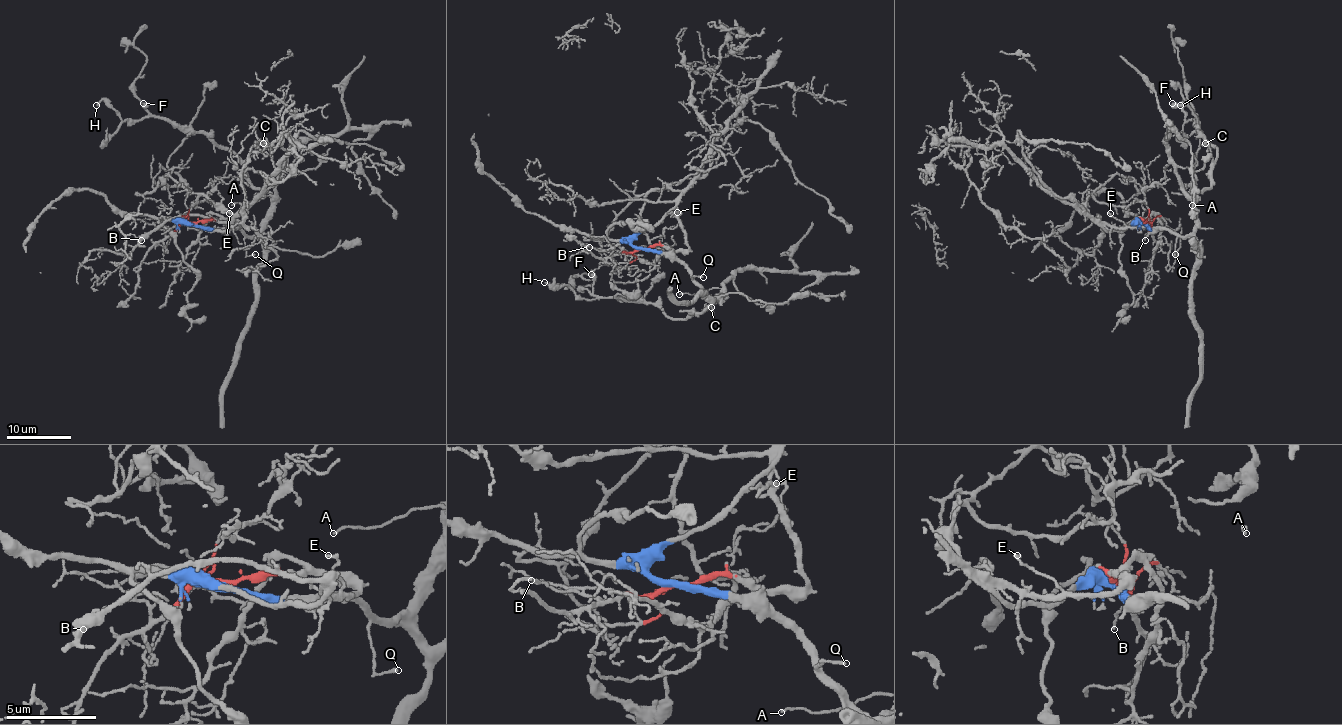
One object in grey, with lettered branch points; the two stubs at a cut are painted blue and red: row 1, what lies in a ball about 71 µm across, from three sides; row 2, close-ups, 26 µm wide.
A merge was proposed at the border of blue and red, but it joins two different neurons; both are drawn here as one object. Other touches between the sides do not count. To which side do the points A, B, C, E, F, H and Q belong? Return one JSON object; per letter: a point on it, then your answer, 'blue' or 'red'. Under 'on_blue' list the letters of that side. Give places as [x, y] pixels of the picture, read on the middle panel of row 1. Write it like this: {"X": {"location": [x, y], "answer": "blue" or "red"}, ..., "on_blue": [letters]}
{"A": {"location": [679, 294], "answer": "blue"}, "B": {"location": [589, 247], "answer": "red"}, "C": {"location": [711, 307], "answer": "blue"}, "E": {"location": [677, 212], "answer": "red"}, "F": {"location": [591, 274], "answer": "blue"}, "H": {"location": [544, 282], "answer": "blue"}, "Q": {"location": [703, 277], "answer": "blue"}, "on_blue": ["A", "C", "F", "H", "Q"]}

